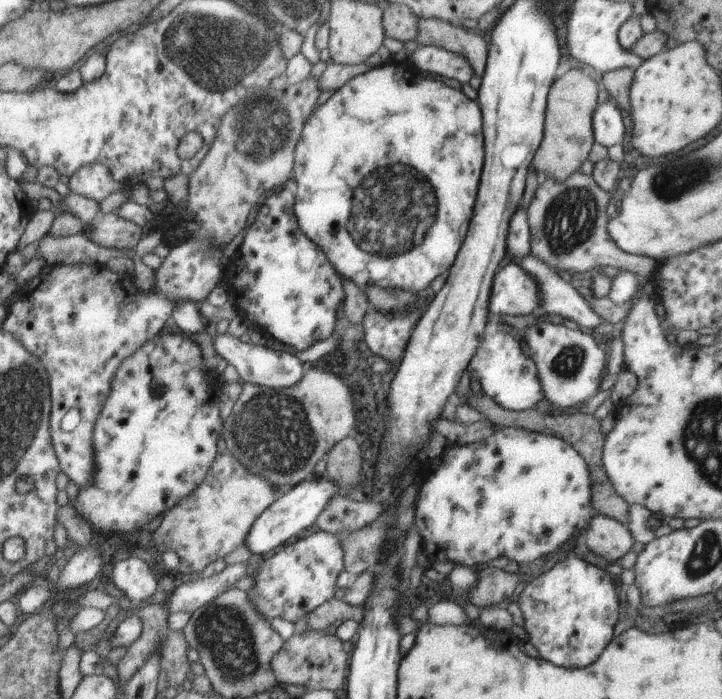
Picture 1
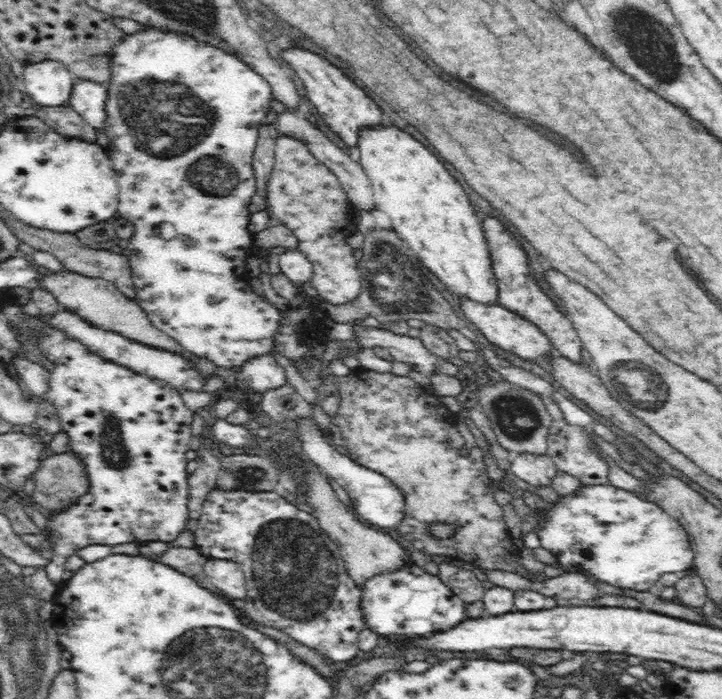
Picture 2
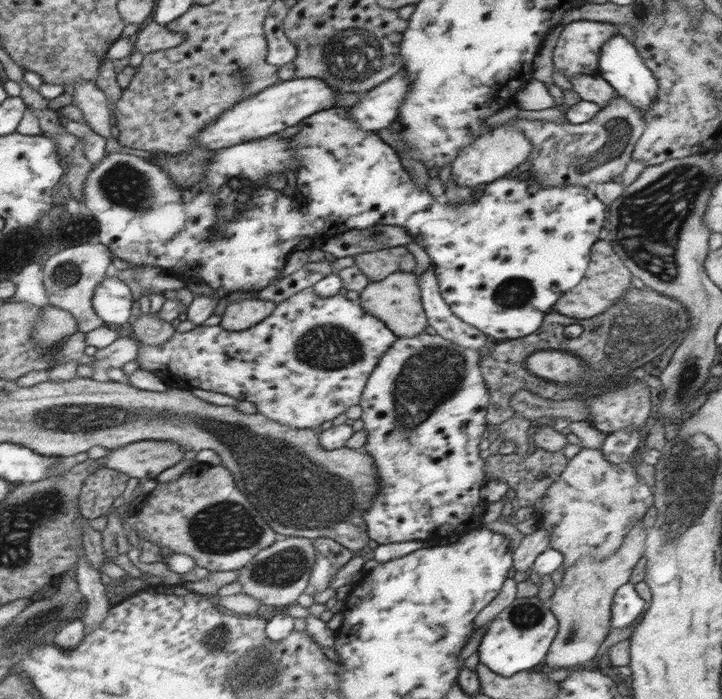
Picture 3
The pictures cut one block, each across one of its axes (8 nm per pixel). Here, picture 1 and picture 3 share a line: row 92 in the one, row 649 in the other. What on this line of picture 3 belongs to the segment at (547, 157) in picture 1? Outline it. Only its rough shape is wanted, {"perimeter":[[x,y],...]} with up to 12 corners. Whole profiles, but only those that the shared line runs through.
{"perimeter":[[641,522],[615,554],[563,570],[547,600],[559,634],[543,662],[567,668],[595,656],[609,608],[637,562]]}

